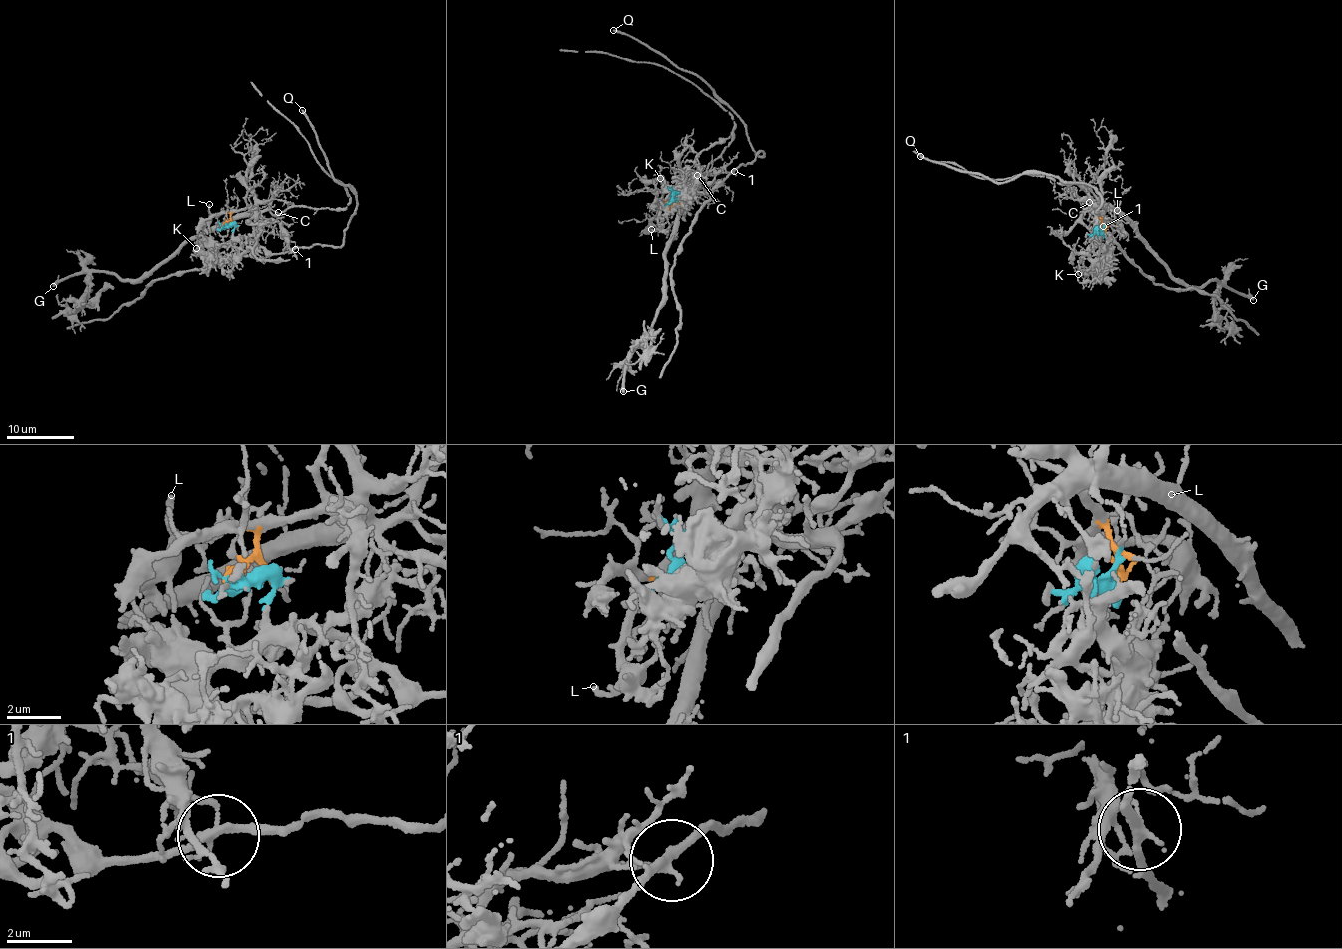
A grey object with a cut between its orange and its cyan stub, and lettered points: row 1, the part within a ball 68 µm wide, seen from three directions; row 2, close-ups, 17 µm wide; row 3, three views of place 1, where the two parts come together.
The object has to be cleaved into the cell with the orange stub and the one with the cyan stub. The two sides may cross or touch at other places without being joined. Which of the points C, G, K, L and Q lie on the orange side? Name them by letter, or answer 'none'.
C, G, L

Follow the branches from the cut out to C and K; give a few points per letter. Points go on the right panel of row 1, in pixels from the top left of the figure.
C: (1103, 233), (1096, 211), (1096, 200), (1090, 202)
K: (1103, 233), (1097, 233), (1104, 260), (1078, 274)

